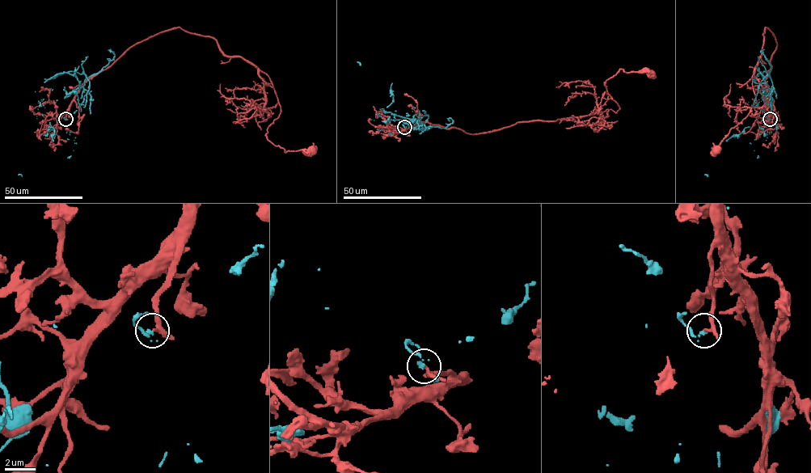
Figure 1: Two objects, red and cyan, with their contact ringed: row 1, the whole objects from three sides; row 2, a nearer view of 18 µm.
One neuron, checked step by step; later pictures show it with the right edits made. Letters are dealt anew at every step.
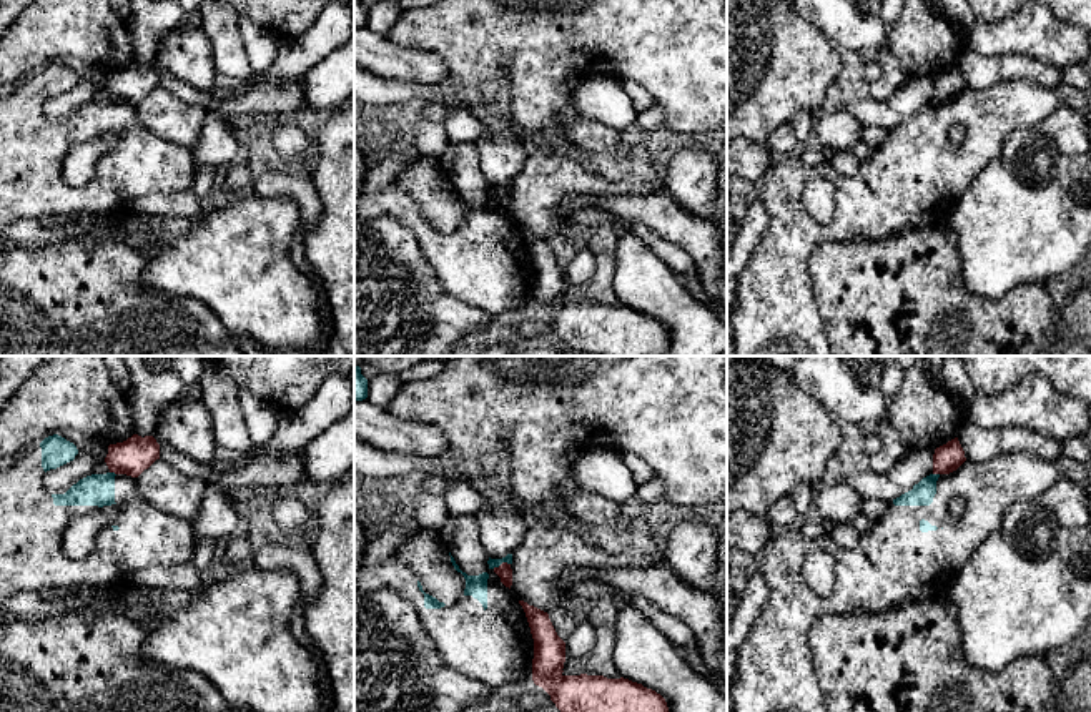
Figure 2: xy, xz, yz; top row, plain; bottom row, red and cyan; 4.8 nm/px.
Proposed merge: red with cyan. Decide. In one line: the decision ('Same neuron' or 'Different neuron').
Different neuron

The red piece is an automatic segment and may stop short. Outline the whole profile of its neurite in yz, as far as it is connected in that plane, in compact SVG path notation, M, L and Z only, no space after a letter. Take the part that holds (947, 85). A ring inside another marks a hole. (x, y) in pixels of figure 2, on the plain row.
M958 65L935 77L933 101L950 101L966 88Z

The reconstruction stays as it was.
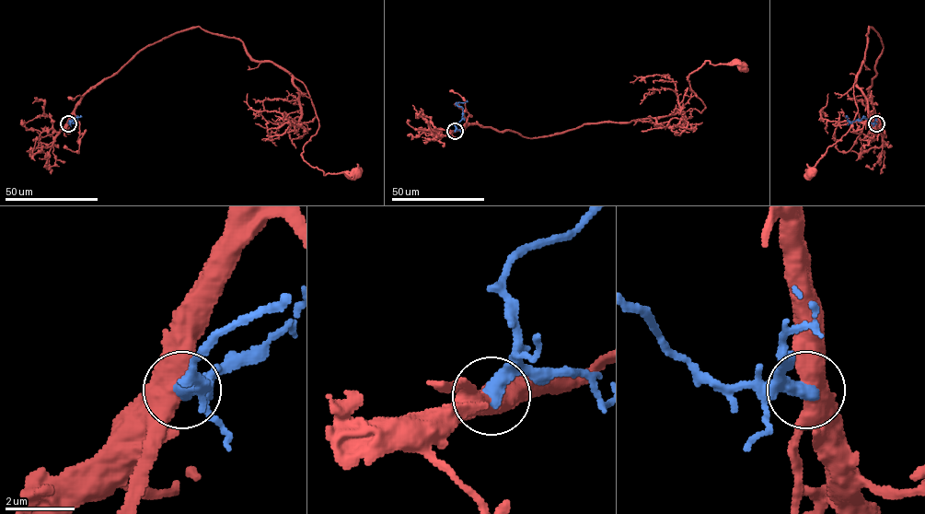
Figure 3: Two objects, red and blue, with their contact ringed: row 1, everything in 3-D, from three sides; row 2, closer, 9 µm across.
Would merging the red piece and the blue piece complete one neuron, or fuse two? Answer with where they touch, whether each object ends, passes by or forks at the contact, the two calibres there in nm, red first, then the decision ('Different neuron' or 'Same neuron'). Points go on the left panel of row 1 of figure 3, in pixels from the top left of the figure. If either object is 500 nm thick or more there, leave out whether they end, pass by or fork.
Place: (68, 123). Thickness 600 nm (red) against 460 nm. Different neuron

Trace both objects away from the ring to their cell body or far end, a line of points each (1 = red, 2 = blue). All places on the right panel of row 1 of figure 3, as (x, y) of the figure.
1: (876, 122), (869, 87), (883, 45), (869, 26), (853, 84), (858, 110), (848, 133), (805, 169), (813, 173)
2: (876, 122), (863, 118), (851, 122), (847, 115)

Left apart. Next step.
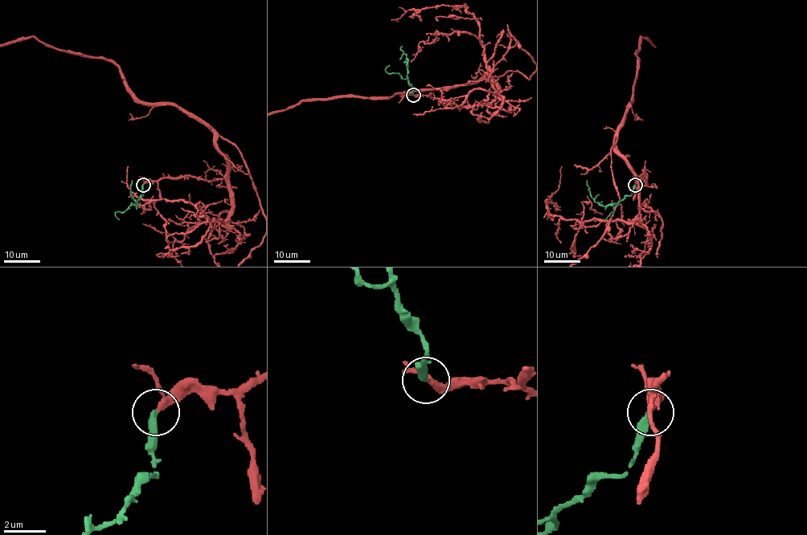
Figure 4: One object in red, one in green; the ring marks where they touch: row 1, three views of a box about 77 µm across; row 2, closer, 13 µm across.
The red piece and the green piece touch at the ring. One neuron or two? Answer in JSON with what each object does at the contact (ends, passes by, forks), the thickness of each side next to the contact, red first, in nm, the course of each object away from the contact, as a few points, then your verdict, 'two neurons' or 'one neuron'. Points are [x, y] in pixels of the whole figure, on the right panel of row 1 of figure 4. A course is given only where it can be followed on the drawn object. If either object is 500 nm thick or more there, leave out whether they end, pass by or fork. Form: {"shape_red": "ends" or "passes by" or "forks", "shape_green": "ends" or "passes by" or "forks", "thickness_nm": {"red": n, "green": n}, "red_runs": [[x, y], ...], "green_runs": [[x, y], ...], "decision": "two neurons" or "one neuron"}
{"shape_red": "passes by", "shape_green": "ends", "thickness_nm": {"red": 240, "green": 360}, "red_runs": [[635, 184], [646, 177], [628, 165], [617, 136], [619, 200], [604, 234]], "green_runs": [[635, 185], [630, 195], [617, 202], [602, 206], [589, 193], [587, 180]], "decision": "one neuron"}

